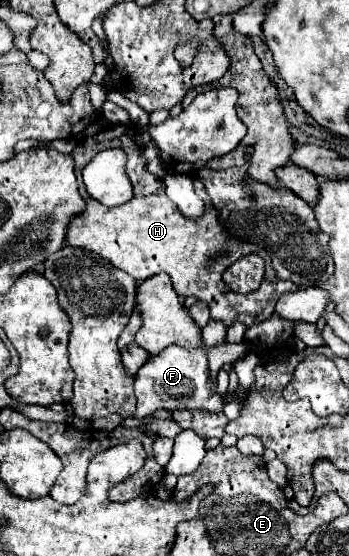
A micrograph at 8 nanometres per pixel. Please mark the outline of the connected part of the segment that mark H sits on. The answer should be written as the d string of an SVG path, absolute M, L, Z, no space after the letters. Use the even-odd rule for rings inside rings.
M131 127L119 139L99 141L97 137L85 137L77 143L75 151L71 153L75 159L77 179L81 179L83 167L99 151L111 149L111 147L123 149L129 157L127 175L129 175L131 185L133 185L133 199L125 205L119 205L119 207L105 207L105 205L99 205L97 201L93 201L87 195L85 185L79 181L79 191L83 197L87 197L85 199L87 209L83 215L79 215L71 221L69 231L67 231L67 243L71 247L81 247L81 249L89 249L89 251L103 255L115 267L127 271L137 281L145 281L151 275L157 275L161 271L169 273L169 277L173 281L173 289L181 297L193 295L199 301L205 301L211 309L211 317L215 321L225 323L227 327L235 321L241 321L243 325L251 327L251 325L257 325L257 323L269 319L275 313L277 299L283 293L299 291L299 287L291 281L281 283L275 277L275 271L271 267L271 257L267 251L263 251L261 247L255 247L255 243L243 243L243 239L235 239L227 233L227 229L219 223L219 211L215 211L215 207L211 205L211 201L205 193L205 187L199 179L195 179L195 187L197 187L197 193L203 195L203 199L207 203L205 215L199 219L185 219L179 213L179 209L175 207L175 203L167 197L163 181L159 181L157 177L153 177L145 169L145 159L141 155L143 151L135 143L135 139L133 139L135 135L137 135L137 127ZM249 253L257 253L259 257L263 257L267 261L267 273L265 273L263 285L257 291L253 291L249 295L239 295L239 293L233 293L223 283L221 273L229 265L233 265L237 259L241 259Z

